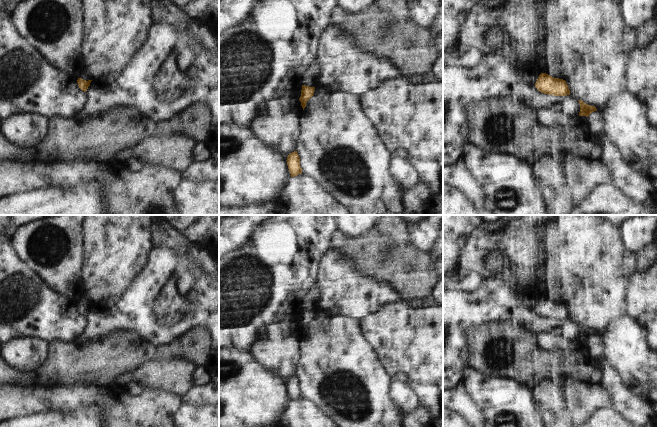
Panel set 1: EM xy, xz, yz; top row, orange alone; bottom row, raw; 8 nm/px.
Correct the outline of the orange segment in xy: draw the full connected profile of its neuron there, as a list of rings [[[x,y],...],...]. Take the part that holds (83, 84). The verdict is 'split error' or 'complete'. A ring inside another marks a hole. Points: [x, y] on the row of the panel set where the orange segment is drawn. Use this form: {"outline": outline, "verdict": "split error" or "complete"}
{"outline": [[[84,70],[82,71],[80,77],[77,80],[79,88],[86,92],[88,87],[90,86],[90,83],[92,81],[91,76]]], "verdict": "split error"}

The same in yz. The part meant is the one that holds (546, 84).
{"outline": [[[519,65],[515,69],[522,76],[526,84],[534,85],[541,93],[554,96],[570,95],[569,87],[563,79],[554,78],[546,73],[539,75],[537,72]]], "verdict": "split error"}

